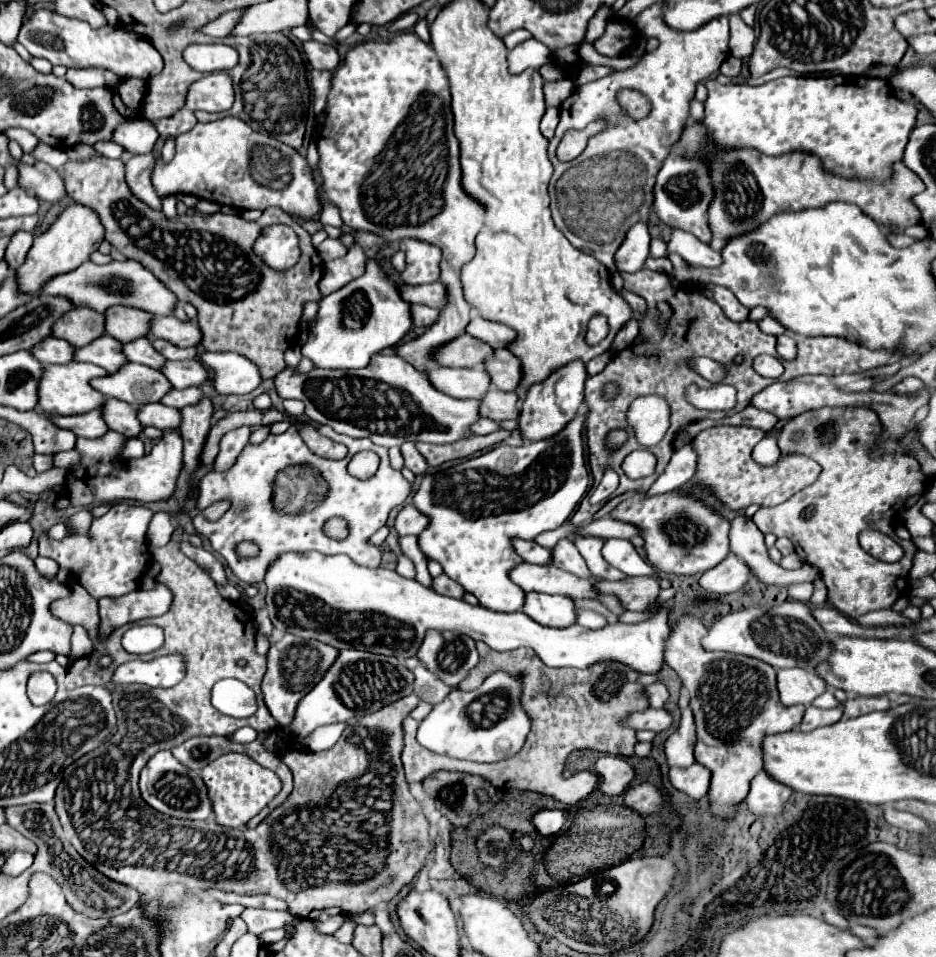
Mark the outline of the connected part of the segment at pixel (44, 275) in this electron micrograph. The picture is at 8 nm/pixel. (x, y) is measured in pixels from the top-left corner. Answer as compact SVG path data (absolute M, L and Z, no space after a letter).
M70 203L64 211L54 219L48 231L34 237L34 245L26 255L26 263L18 267L18 283L22 291L38 291L48 279L58 273L66 273L88 261L88 255L98 249L104 239L104 227L98 219L98 213L82 203Z

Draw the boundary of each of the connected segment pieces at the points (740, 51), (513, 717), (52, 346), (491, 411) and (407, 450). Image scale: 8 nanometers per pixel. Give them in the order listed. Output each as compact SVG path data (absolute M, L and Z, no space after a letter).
M728 15L730 21L730 53L738 59L746 59L752 53L756 33L750 25L746 25L740 15Z
M498 671L498 673L490 675L478 689L468 691L468 693L462 689L454 689L442 703L434 705L432 711L428 713L428 717L418 727L418 743L440 755L466 759L466 761L478 761L478 763L492 763L492 761L500 761L500 759L506 759L506 757L518 753L520 747L524 745L528 731L530 731L530 719L520 707L518 677Z
M58 337L42 339L38 347L32 347L30 353L44 365L48 363L70 363L74 359L74 347Z
M490 389L482 401L482 417L488 417L492 421L504 421L504 419L516 419L518 409L518 395L516 393L502 393L498 389Z
M404 443L404 445L400 447L400 451L402 451L402 457L404 457L404 465L406 465L414 475L420 475L420 473L424 473L424 471L428 469L426 459L418 453L418 449L416 449L414 443Z

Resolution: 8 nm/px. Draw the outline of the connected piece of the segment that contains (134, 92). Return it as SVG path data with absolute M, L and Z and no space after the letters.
M124 79L118 87L118 95L122 99L122 103L134 111L140 109L142 103L142 95L146 91L146 81L144 79Z

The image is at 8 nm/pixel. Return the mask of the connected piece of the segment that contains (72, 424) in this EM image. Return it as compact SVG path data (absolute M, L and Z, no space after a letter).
M88 411L86 415L70 415L70 417L56 415L56 417L50 417L50 419L56 427L74 431L76 437L96 439L96 437L102 437L108 431L106 423L102 421L102 411Z

